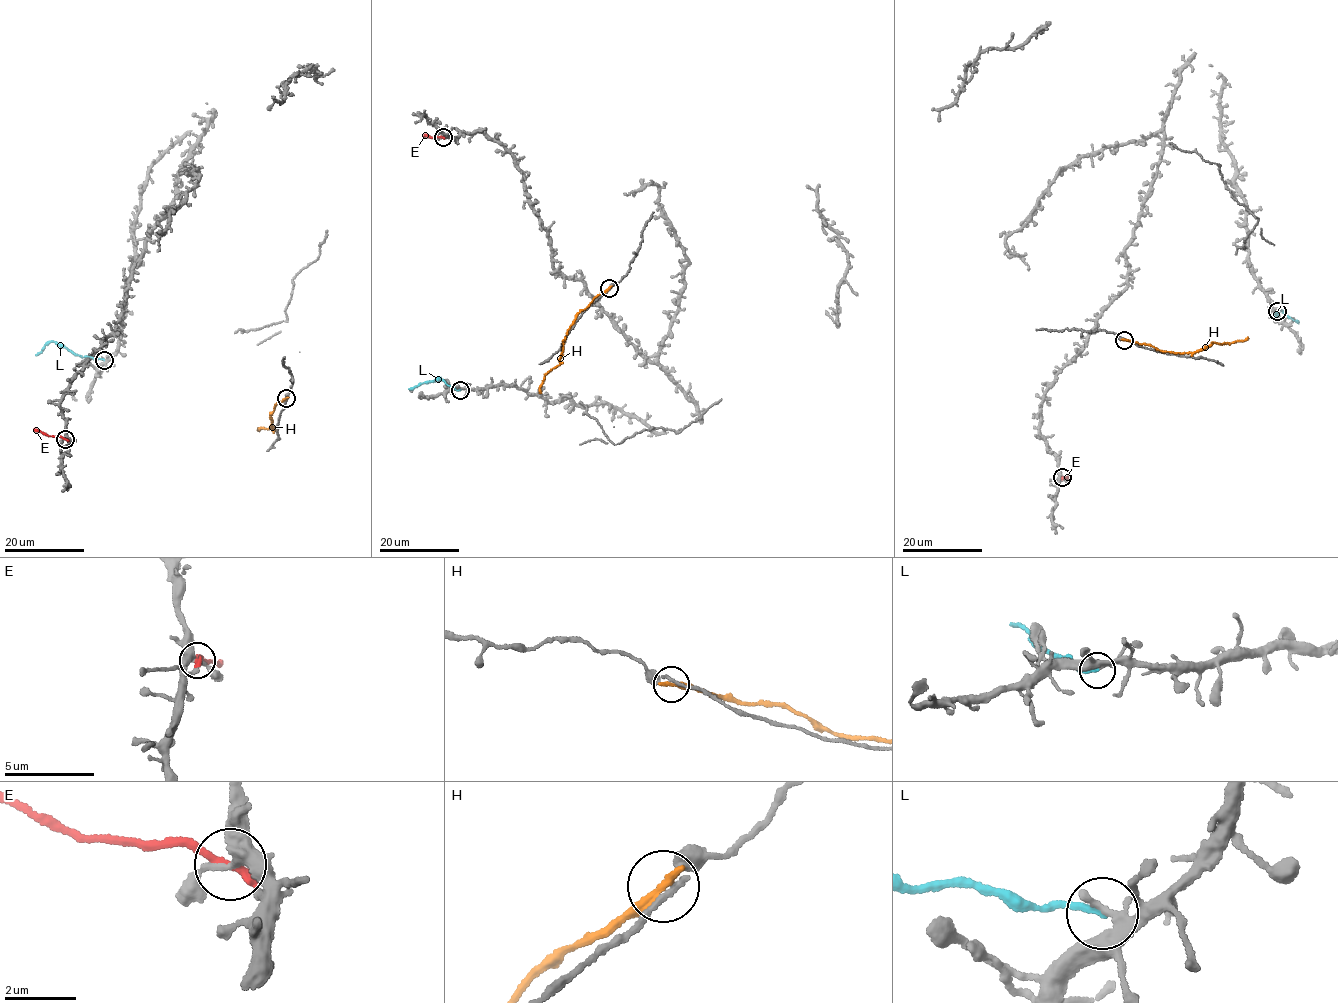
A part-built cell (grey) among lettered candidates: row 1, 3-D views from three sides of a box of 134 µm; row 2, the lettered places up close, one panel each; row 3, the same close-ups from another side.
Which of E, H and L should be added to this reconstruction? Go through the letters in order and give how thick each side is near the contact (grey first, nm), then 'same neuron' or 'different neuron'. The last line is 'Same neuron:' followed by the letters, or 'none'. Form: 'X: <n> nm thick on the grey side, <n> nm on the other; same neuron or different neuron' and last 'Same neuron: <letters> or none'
E: 320 nm thick on the grey side, 320 nm on the other; different neuron
H: 150 nm thick on the grey side, 320 nm on the other; different neuron
L: 260 nm thick on the grey side, 190 nm on the other; different neuron
Same neuron: none

